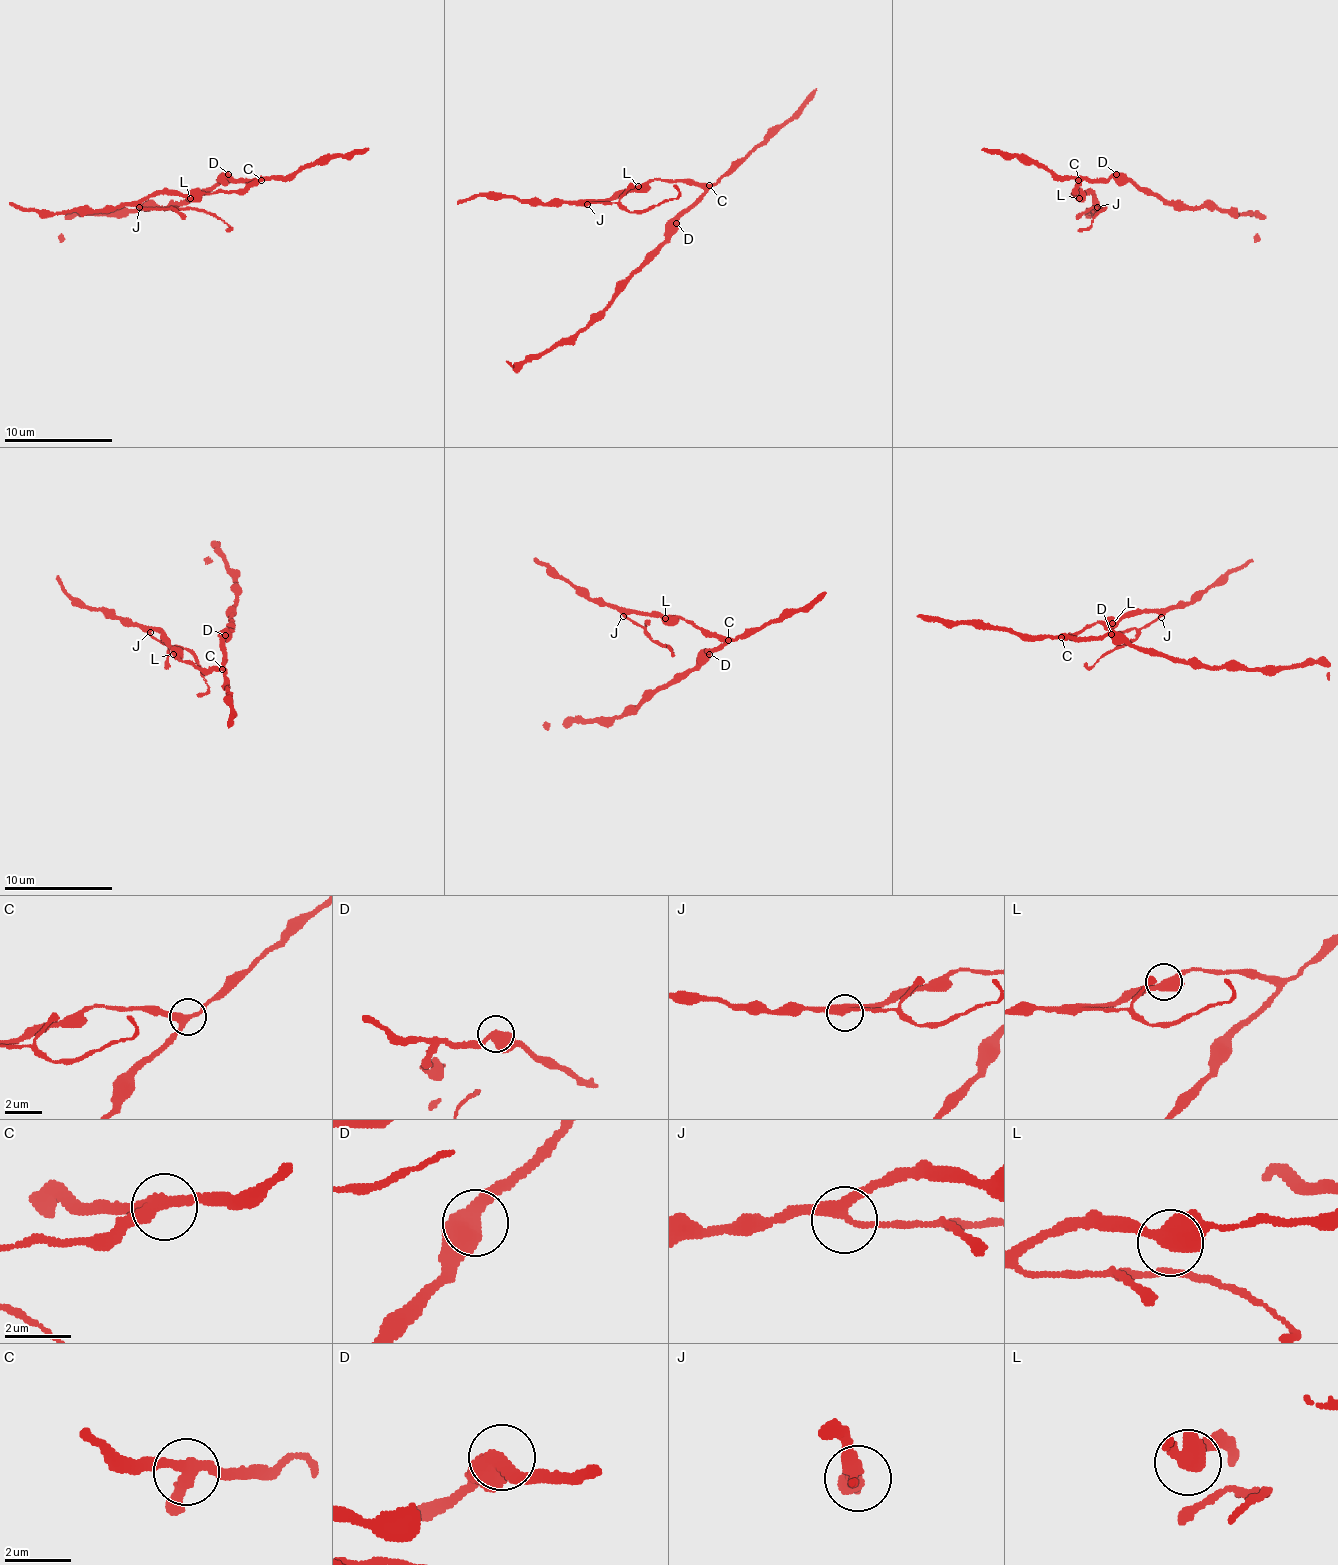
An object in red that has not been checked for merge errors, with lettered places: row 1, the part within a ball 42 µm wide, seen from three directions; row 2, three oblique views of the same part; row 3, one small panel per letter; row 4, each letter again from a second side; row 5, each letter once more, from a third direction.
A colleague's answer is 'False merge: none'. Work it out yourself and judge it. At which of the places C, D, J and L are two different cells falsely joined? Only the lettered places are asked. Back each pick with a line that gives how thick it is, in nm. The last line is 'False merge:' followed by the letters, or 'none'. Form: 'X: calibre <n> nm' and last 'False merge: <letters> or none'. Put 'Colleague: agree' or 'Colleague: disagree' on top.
Colleague: agree
False merge: none

